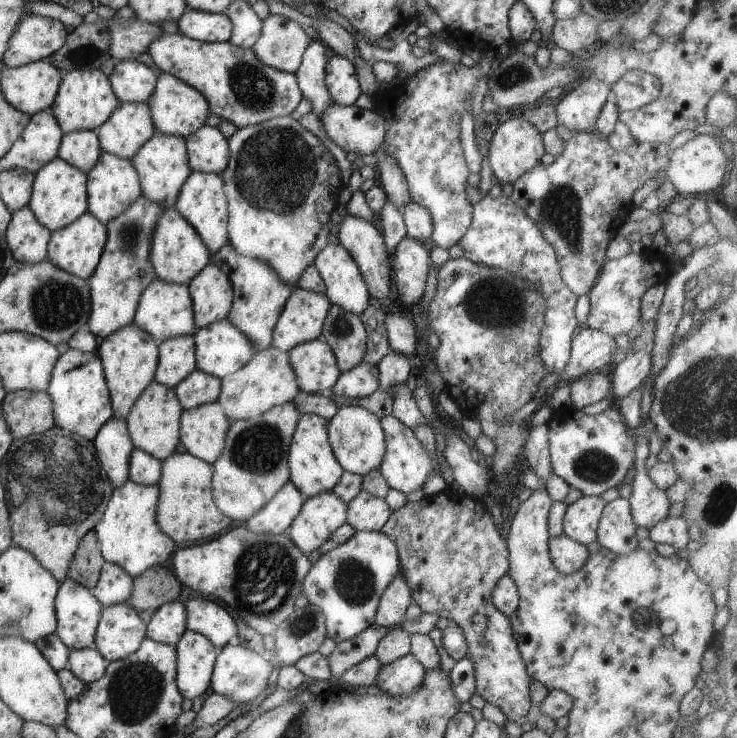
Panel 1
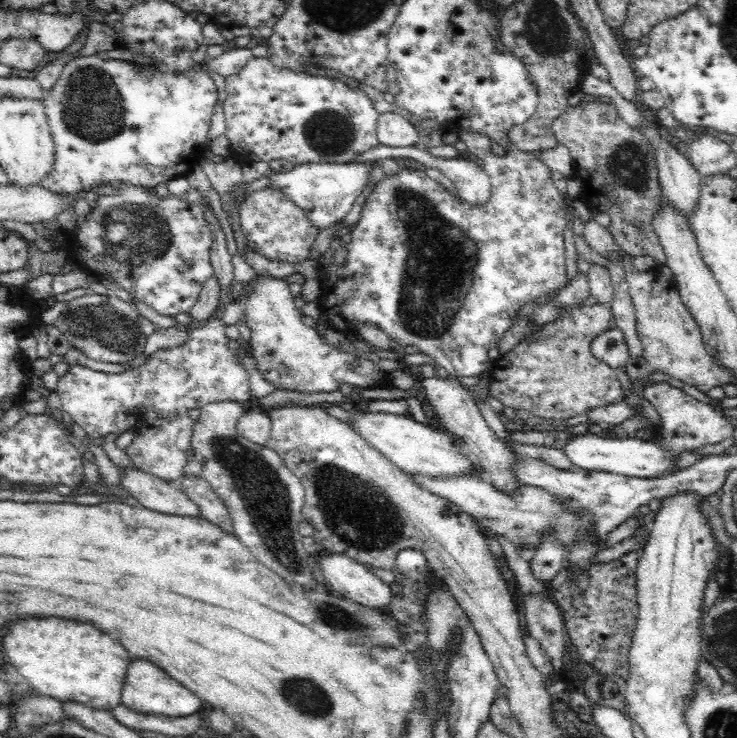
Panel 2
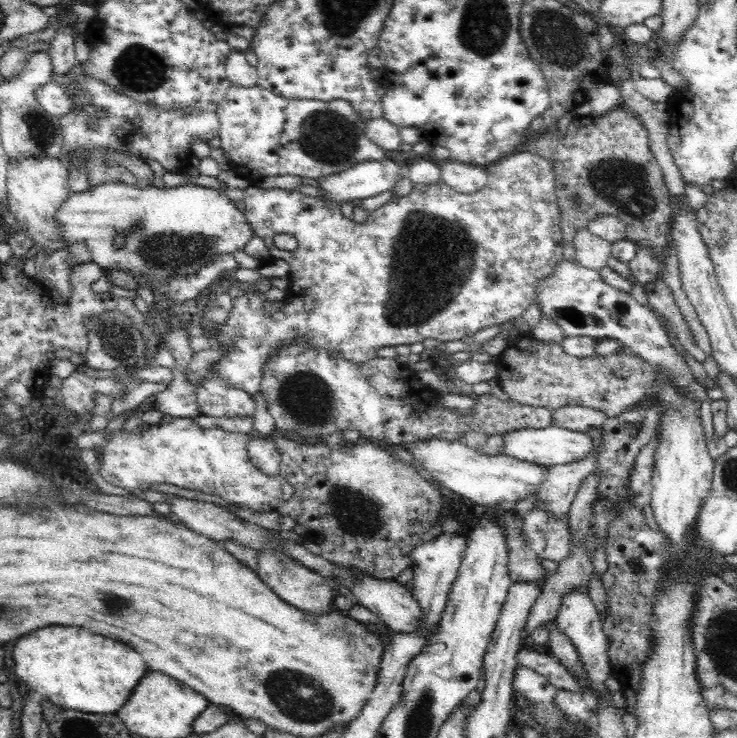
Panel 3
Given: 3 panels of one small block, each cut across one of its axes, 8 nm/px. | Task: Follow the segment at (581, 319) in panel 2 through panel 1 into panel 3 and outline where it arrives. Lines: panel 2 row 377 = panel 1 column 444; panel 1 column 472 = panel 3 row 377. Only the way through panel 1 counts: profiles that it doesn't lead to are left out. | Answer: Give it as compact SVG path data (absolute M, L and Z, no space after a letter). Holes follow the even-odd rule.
M520 334L510 340L503 355L498 356L497 382L502 386L502 390L516 402L528 406L538 406L545 409L556 410L562 406L584 406L600 411L606 418L614 418L628 409L635 409L642 405L652 403L658 409L658 422L654 426L654 432L650 436L650 441L656 441L656 452L654 452L654 467L652 472L652 492L650 506L660 530L662 530L666 541L671 548L674 548L681 556L681 560L687 560L682 555L682 550L698 554L696 558L716 558L716 553L704 553L704 549L690 547L684 541L684 532L688 530L690 524L694 524L702 500L708 496L712 478L714 459L706 447L706 435L704 426L700 418L700 400L688 398L681 394L671 382L667 382L659 373L659 370L646 362L636 352L620 344L620 349L607 356L590 356L586 358L576 358L570 356L558 344L543 343L540 340L532 339L528 334Z

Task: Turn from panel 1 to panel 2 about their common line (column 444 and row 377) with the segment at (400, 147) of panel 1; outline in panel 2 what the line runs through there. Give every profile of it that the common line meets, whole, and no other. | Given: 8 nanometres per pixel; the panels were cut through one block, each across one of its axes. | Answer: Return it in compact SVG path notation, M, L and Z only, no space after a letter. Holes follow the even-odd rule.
M204 207L206 220L214 235L209 260L213 275L220 285L216 310L204 325L190 333L186 344L173 350L155 352L144 365L122 374L94 371L83 365L70 365L56 384L61 410L72 417L87 432L88 439L100 438L110 432L134 432L135 438L125 449L130 460L144 473L154 474L167 483L177 482L183 476L188 462L190 436L195 421L188 417L188 410L203 409L208 403L232 401L243 405L255 397L250 390L248 373L229 347L225 333L227 325L222 320L224 310L235 300L231 293L234 284L232 256L226 249L225 234L211 208Z

